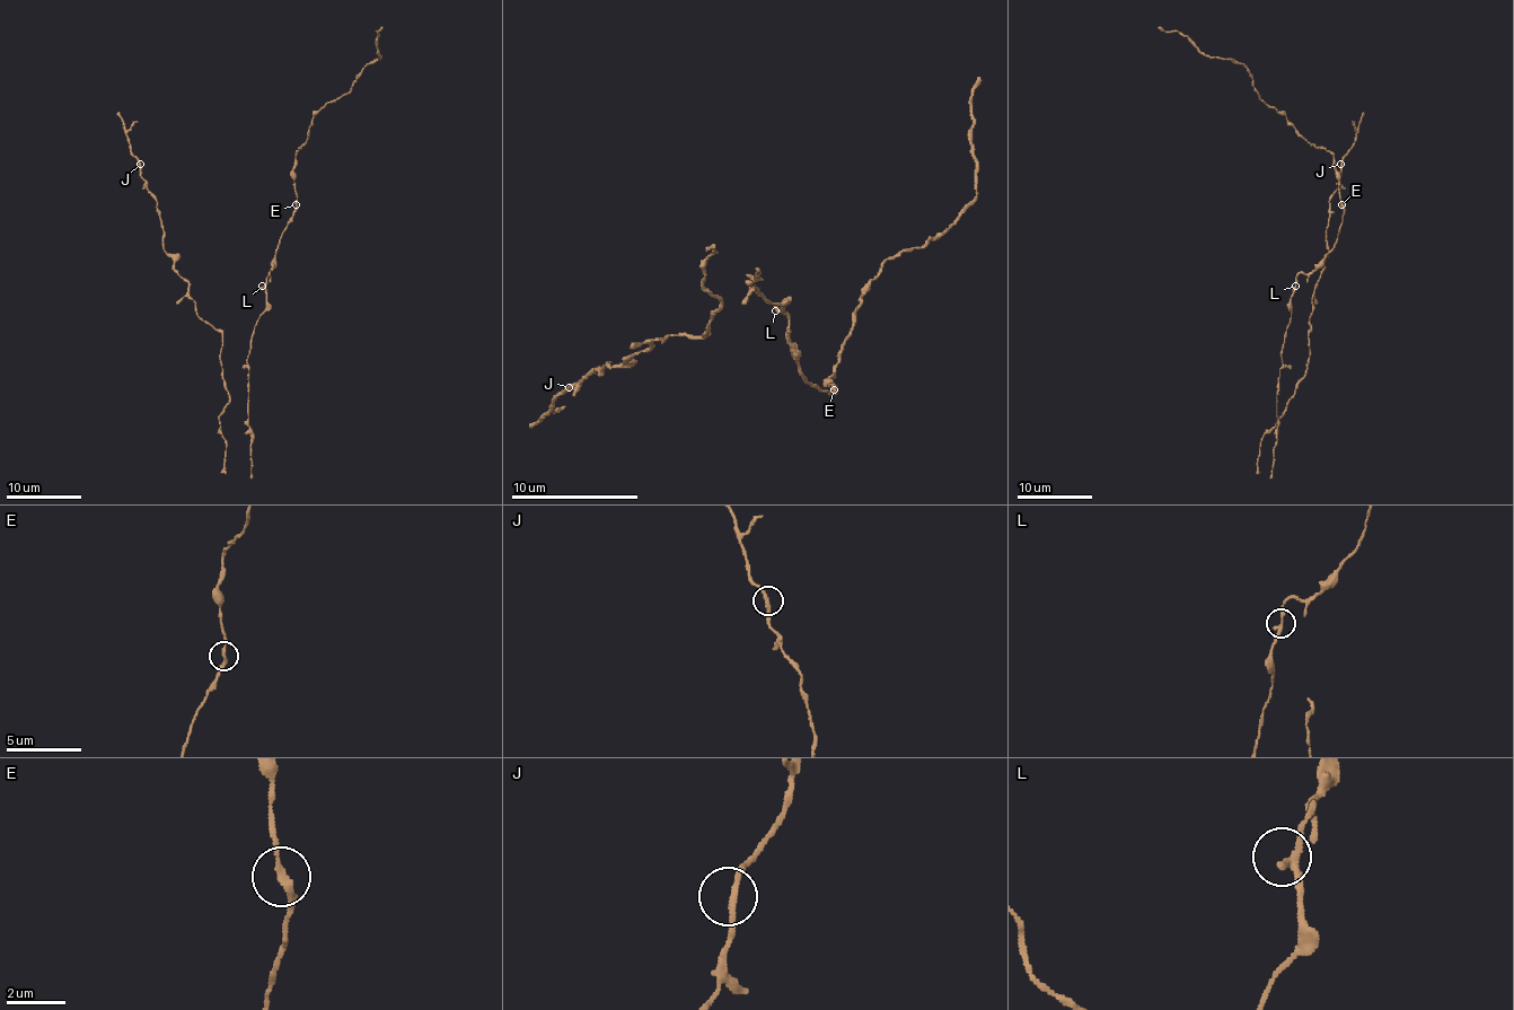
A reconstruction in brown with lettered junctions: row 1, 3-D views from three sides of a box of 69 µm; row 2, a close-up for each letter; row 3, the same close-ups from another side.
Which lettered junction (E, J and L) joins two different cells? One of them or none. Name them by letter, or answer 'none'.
none

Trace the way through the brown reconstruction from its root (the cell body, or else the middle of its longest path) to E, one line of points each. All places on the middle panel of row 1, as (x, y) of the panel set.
E: (775, 304), (782, 304), (788, 317), (788, 342), (798, 368), (813, 387), (833, 389)

